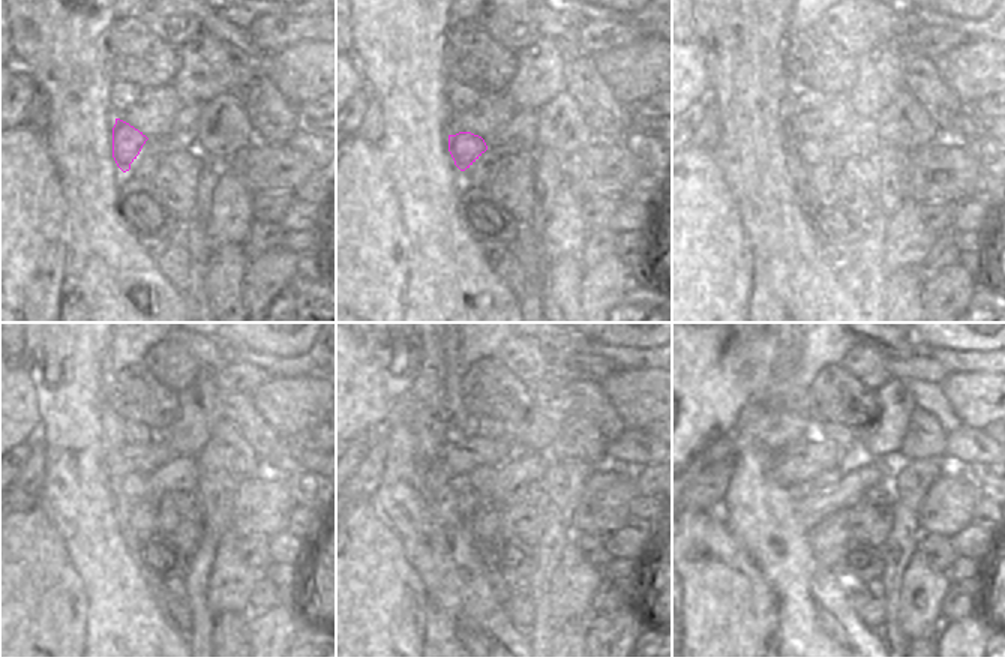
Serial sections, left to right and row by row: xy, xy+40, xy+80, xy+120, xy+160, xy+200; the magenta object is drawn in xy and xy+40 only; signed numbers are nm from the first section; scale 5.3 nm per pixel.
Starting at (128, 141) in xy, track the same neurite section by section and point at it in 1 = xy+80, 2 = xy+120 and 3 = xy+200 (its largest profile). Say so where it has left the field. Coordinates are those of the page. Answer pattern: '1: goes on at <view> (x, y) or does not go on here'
1: goes on at xy+80 (812, 150)
2: goes on at xy+120 (135, 486)
3: goes on at xy+200 (825, 479)

